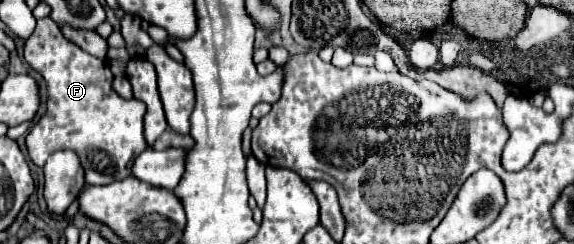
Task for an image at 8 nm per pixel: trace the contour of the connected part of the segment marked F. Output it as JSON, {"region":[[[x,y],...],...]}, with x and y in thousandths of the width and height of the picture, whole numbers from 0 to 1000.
{"region":[[[73,74],[66,82],[63,139],[52,148],[42,180],[42,246],[49,270],[66,295],[80,336],[80,467],[52,525],[45,557],[45,607],[49,639],[63,680],[77,680],[84,639],[101,615],[125,615],[136,631],[139,672],[146,689],[146,738],[150,754],[195,754],[202,738],[216,738],[226,721],[230,664],[244,623],[254,615],[251,582],[251,533],[247,533],[247,475],[251,475],[251,418],[230,402],[220,410],[195,361],[195,295],[188,254],[174,254],[171,238],[160,238],[157,221],[146,221],[125,164],[118,164],[105,115],[87,82]]]}

